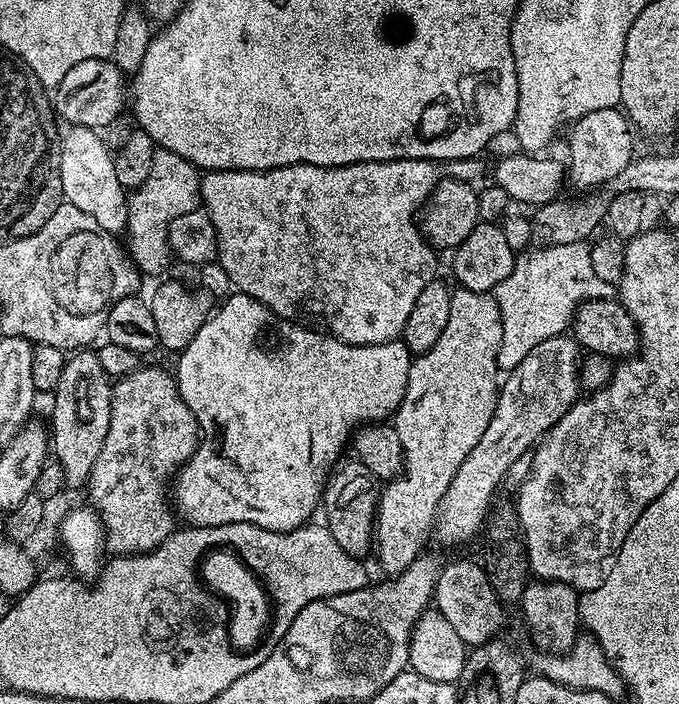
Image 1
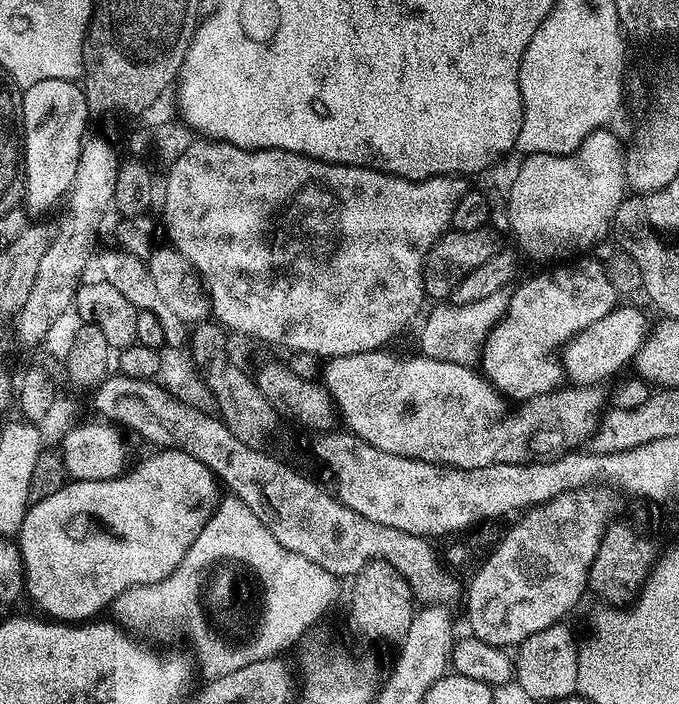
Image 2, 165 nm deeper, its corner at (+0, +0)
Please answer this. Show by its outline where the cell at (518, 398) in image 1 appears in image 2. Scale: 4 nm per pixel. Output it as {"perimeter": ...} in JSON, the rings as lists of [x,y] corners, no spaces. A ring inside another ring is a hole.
{"perimeter":[[[617,306],[610,314],[598,318],[586,330],[577,332],[562,349],[564,364],[568,367],[568,376],[576,386],[600,386],[603,380],[611,378],[615,372],[635,361],[636,353],[644,344],[644,337],[650,331],[650,320],[647,320],[636,308]]]}

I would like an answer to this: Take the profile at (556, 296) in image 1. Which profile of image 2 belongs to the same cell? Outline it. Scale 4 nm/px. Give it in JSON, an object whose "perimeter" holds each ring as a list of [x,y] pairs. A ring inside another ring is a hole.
{"perimeter":[[[501,291],[476,302],[464,304],[442,302],[435,305],[436,308],[431,310],[420,332],[421,355],[432,360],[450,361],[473,367],[481,359],[488,333],[500,323],[496,316],[504,318],[506,315],[507,303],[505,293]]]}

